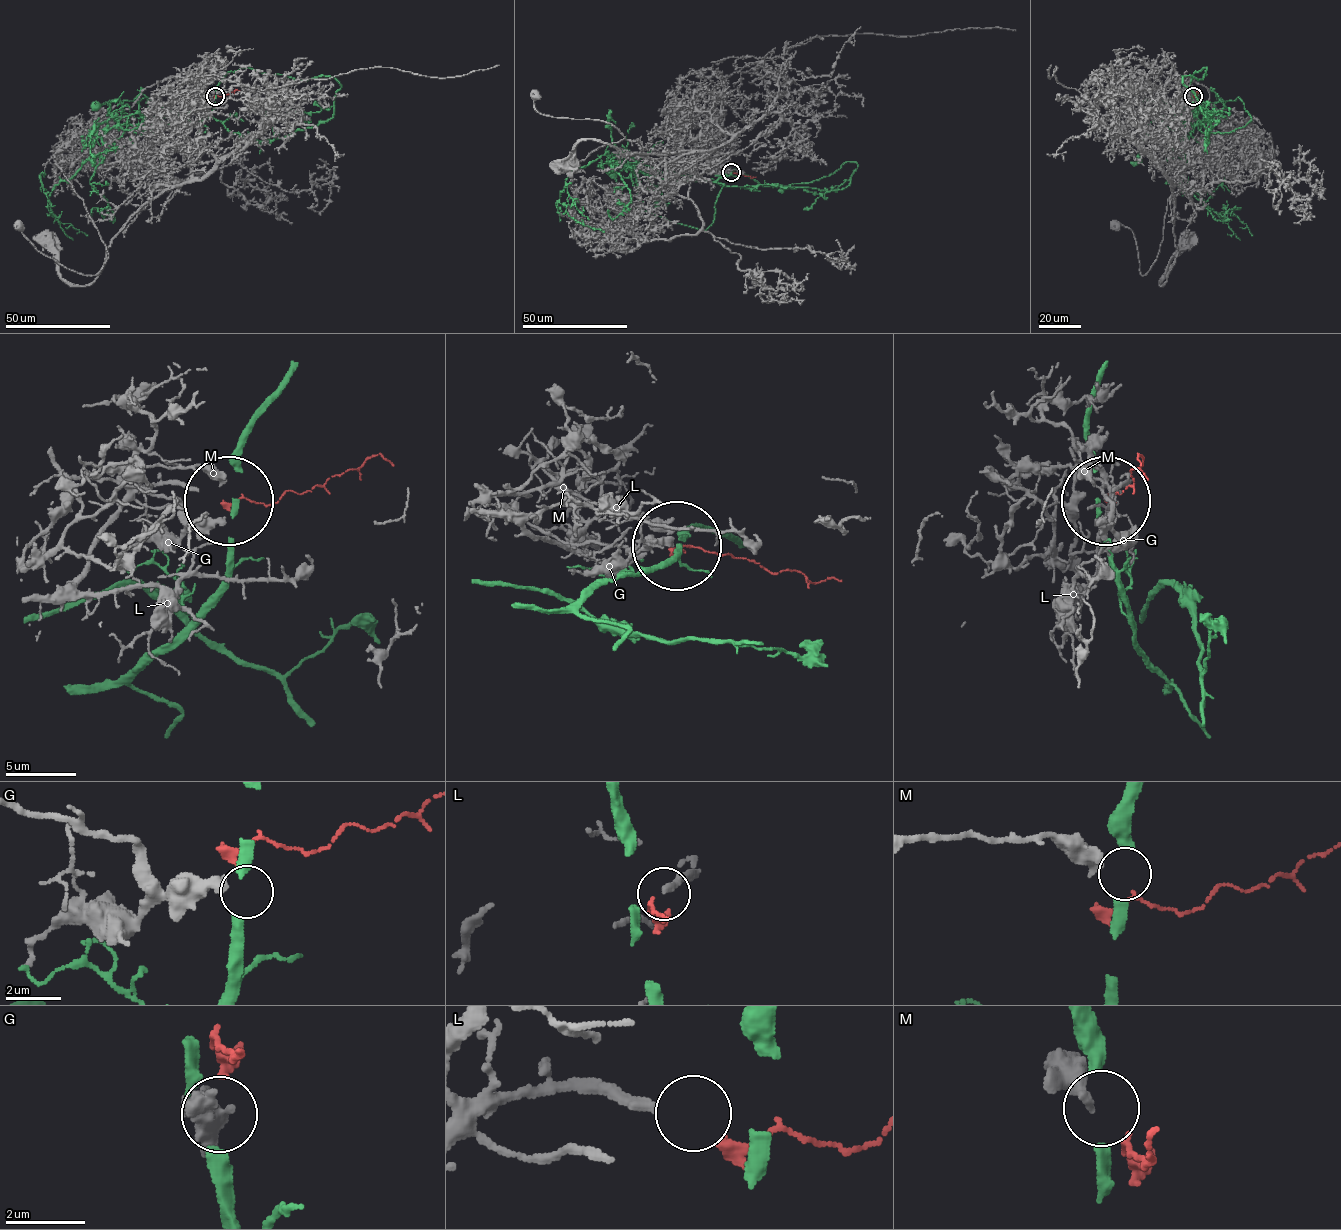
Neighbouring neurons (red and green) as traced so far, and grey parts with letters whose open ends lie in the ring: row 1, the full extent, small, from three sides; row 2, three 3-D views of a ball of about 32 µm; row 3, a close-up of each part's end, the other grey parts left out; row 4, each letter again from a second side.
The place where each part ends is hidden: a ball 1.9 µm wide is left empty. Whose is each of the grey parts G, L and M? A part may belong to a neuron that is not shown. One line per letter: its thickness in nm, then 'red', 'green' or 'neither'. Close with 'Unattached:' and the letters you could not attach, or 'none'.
G: 480 nm thick; neither
L: 300 nm thick; neither
M: 380 nm thick; neither
Unattached: G, L, M

